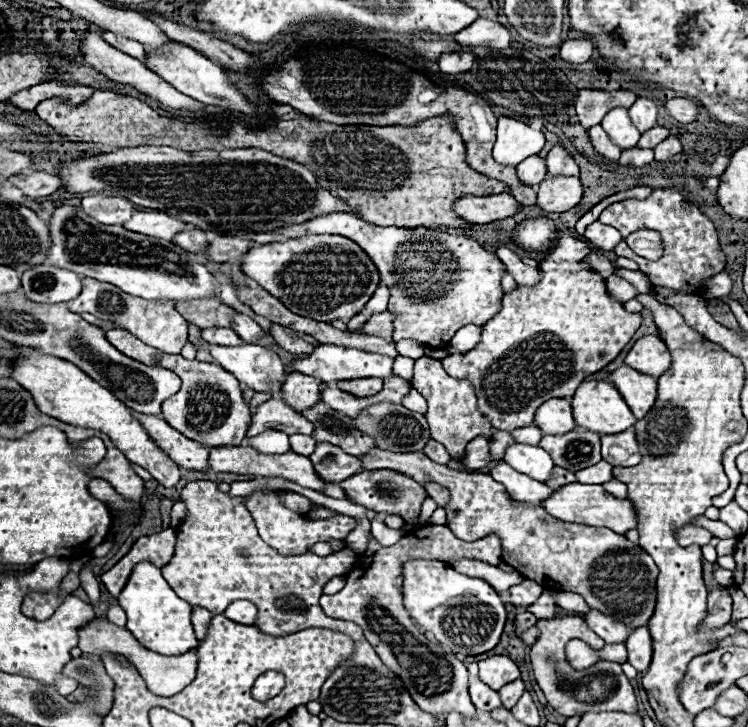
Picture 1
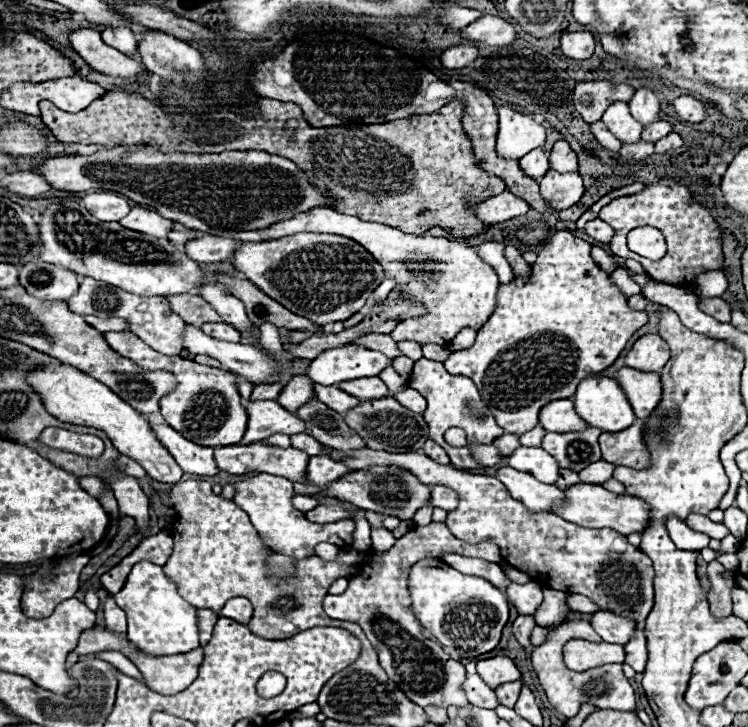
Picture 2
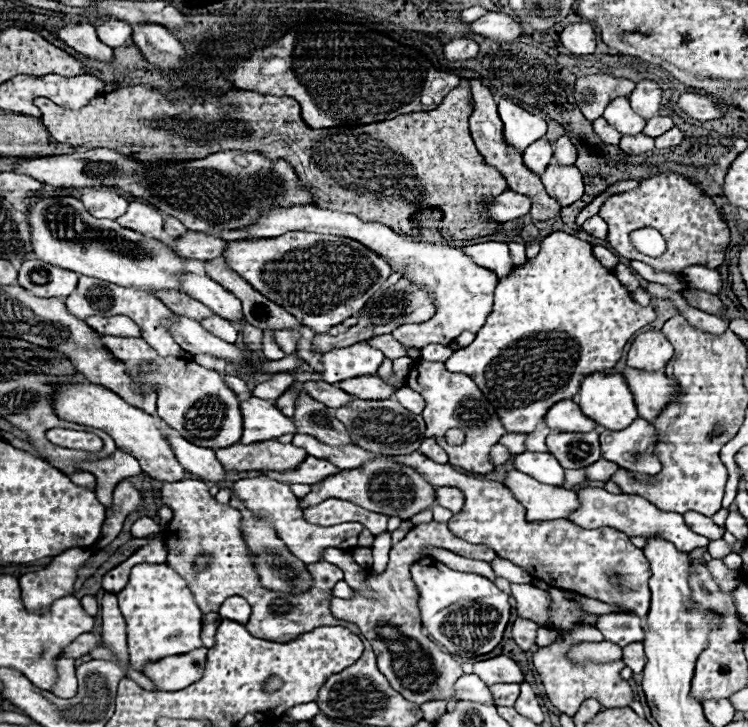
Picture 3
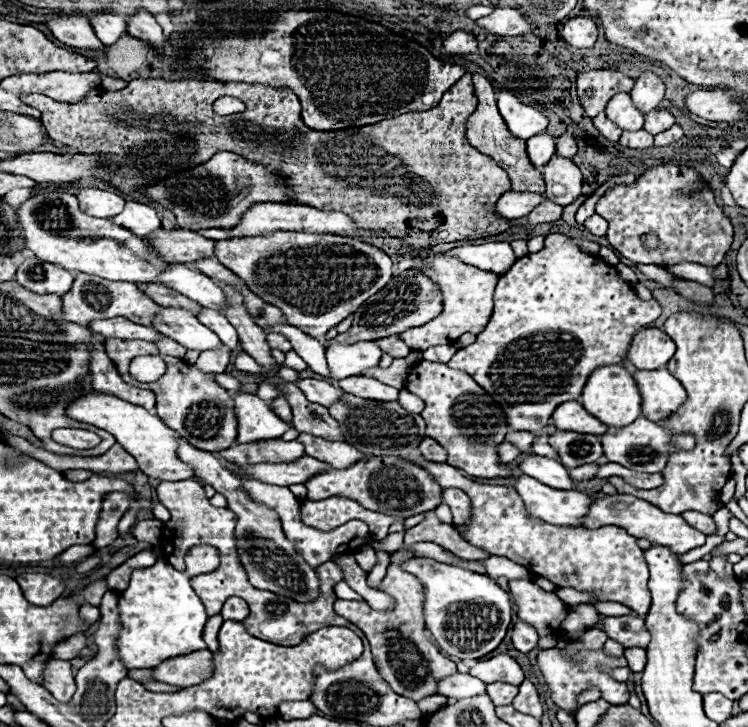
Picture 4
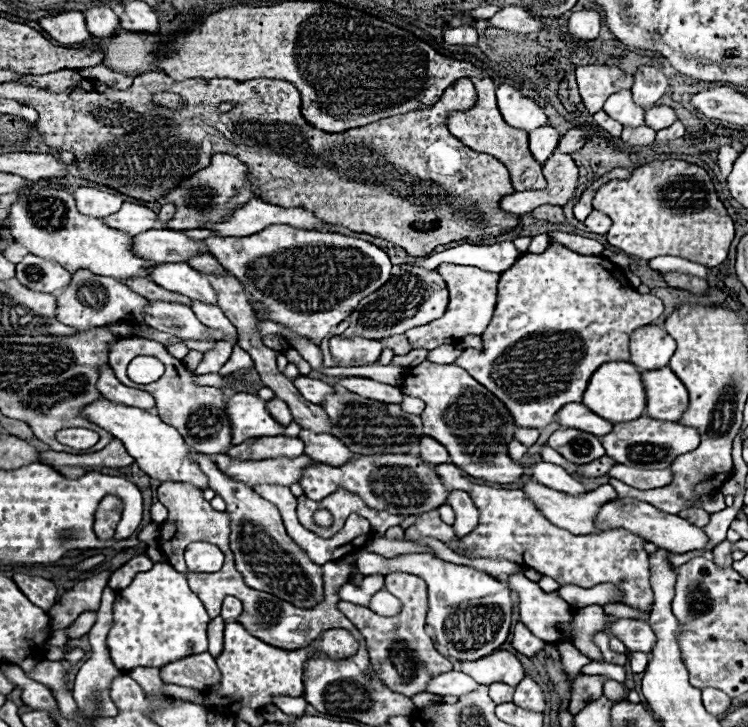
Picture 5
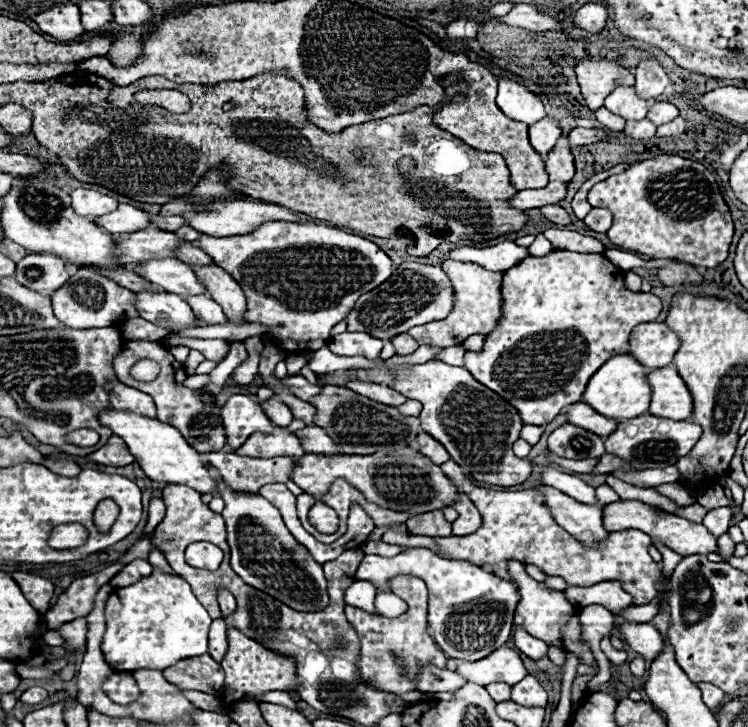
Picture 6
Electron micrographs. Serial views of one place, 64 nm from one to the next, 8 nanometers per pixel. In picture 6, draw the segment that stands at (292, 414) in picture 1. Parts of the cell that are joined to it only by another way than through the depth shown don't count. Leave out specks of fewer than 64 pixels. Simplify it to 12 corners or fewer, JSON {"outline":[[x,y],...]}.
{"outline":[[236,394],[222,408],[226,444],[236,450],[274,424],[252,396]]}

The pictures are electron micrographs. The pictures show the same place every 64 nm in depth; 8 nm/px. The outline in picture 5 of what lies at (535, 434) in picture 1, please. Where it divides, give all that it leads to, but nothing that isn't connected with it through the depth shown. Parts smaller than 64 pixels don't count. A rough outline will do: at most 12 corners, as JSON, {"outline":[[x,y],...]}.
{"outline":[[542,446],[546,462],[560,464],[566,470],[576,471],[581,465],[567,461],[550,446]]}

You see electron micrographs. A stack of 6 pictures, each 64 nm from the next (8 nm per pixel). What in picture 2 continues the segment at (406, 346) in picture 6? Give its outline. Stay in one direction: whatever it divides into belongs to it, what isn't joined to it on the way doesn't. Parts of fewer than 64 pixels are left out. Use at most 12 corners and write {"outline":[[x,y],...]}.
{"outline":[[368,334],[356,344],[378,350],[390,360],[402,356],[388,334]]}

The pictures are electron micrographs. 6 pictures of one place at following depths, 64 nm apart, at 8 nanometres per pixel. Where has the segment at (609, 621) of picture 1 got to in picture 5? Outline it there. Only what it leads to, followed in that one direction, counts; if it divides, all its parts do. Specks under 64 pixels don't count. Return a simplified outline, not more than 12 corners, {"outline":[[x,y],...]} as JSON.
{"outline":[[620,618],[610,634],[630,652],[650,654],[656,634],[646,620]]}

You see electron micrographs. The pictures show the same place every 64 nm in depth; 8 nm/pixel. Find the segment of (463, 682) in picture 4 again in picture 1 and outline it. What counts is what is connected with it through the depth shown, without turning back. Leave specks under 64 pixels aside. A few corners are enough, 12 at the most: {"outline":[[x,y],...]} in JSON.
{"outline":[[470,678],[468,692],[476,710],[502,706],[498,692]]}

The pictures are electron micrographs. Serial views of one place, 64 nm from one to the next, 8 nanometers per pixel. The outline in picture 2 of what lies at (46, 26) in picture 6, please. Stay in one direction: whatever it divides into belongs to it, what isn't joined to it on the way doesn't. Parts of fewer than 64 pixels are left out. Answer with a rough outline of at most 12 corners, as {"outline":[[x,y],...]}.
{"outline":[[78,28],[70,46],[98,72],[138,76],[140,60],[102,44],[100,32]]}

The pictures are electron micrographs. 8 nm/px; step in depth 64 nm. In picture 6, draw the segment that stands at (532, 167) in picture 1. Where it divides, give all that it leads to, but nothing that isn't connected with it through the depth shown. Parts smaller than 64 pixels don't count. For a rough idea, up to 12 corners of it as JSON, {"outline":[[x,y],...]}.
{"outline":[[554,118],[528,126],[530,144],[542,156],[556,146],[562,130]]}

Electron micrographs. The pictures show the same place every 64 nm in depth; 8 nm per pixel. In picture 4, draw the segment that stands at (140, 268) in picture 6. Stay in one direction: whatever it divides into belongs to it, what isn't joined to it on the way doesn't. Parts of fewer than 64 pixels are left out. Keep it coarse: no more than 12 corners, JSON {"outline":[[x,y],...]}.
{"outline":[[168,264],[160,282],[206,308],[222,310],[224,292],[184,264]]}

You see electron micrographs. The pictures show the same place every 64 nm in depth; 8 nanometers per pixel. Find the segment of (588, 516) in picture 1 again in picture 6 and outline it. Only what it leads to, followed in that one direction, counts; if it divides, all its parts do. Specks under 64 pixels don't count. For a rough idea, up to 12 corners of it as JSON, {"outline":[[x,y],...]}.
{"outline":[[612,502],[604,528],[642,530],[680,556],[718,554],[714,534],[642,502]]}

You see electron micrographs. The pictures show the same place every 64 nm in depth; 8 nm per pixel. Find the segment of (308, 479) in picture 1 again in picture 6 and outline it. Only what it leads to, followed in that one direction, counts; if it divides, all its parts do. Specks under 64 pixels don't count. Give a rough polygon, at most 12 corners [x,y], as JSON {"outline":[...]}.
{"outline":[[274,426],[270,434],[254,432],[236,450],[240,456],[302,456],[298,438]]}

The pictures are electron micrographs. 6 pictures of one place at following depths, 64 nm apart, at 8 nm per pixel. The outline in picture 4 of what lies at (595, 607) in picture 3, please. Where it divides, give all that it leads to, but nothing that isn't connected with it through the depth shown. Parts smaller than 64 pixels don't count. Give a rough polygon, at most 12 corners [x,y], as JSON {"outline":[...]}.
{"outline":[[618,602],[594,604],[602,616],[632,614],[632,610]]}

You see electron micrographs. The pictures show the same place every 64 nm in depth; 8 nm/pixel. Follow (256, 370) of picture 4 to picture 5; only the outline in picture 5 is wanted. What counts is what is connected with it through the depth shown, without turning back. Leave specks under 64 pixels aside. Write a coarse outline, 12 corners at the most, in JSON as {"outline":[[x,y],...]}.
{"outline":[[234,344],[218,374],[224,378],[242,368],[254,368],[246,350]]}

